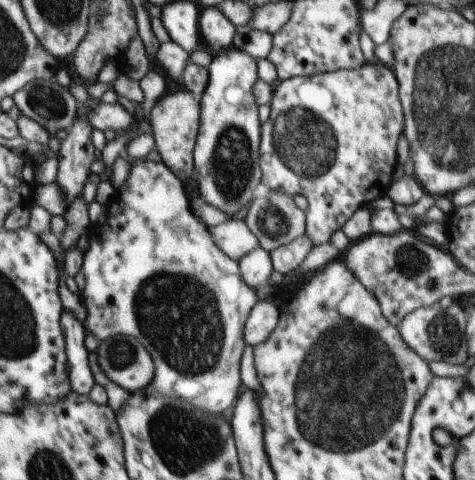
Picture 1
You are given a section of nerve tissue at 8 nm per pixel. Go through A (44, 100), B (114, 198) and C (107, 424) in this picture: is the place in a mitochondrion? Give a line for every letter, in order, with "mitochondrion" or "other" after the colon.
A: mitochondrion
B: other
C: other

